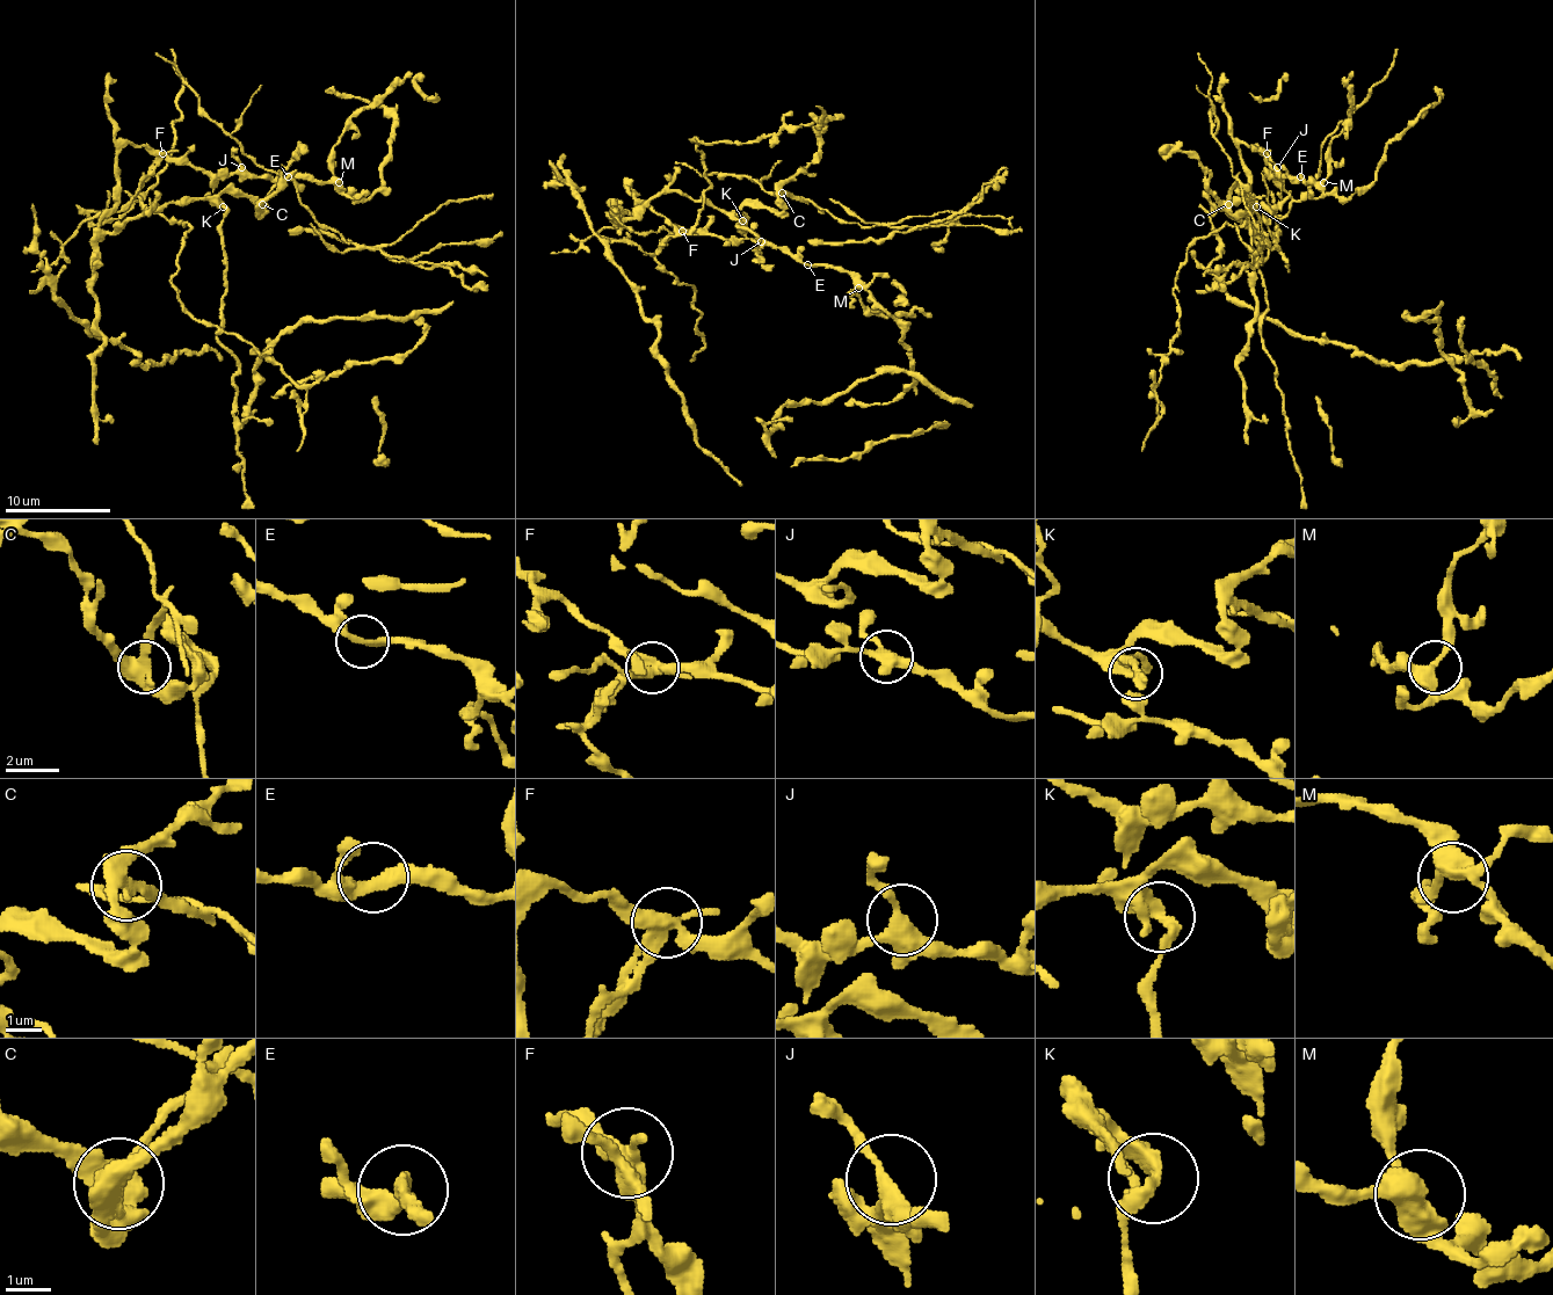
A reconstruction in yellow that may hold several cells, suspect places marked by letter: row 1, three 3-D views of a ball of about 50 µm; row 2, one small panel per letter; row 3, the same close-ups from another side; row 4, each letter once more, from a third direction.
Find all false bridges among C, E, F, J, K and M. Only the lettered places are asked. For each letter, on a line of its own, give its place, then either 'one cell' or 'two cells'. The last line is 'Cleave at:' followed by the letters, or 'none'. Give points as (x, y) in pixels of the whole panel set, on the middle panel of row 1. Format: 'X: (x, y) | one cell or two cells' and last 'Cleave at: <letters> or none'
C: (782, 193) | two cells
E: (807, 264) | one cell
F: (682, 231) | two cells
J: (761, 241) | one cell
K: (742, 220) | two cells
M: (858, 288) | one cell
Cleave at: C, F, K

